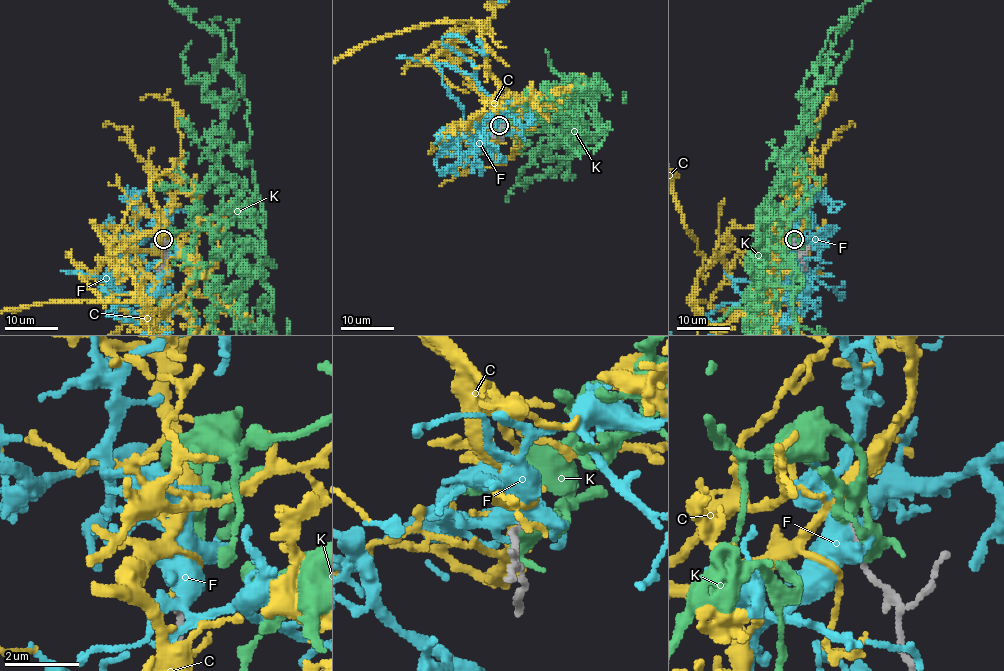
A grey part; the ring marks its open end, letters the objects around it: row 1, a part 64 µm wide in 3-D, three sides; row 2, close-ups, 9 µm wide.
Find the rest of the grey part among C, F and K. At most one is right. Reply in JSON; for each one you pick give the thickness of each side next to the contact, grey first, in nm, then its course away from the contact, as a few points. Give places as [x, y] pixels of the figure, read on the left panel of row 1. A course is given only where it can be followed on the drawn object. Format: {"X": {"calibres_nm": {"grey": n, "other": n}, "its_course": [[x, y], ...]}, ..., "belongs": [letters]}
{"C": {"calibres_nm": {"grey": 190, "other": 340}, "its_course": [[165, 239], [156, 252], [116, 250], [110, 263], [158, 223], [150, 182], [177, 155], [172, 114]]}, "belongs": ["C"]}

